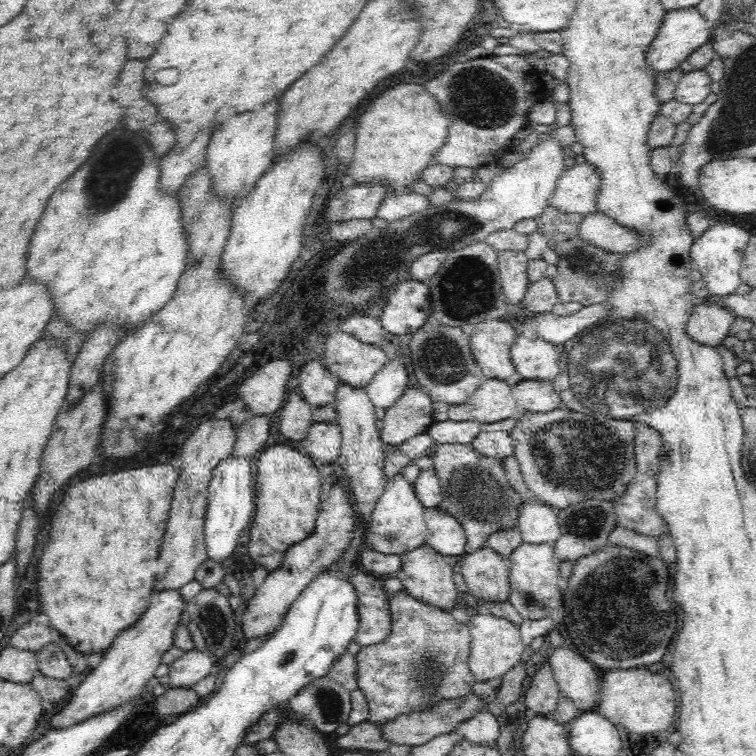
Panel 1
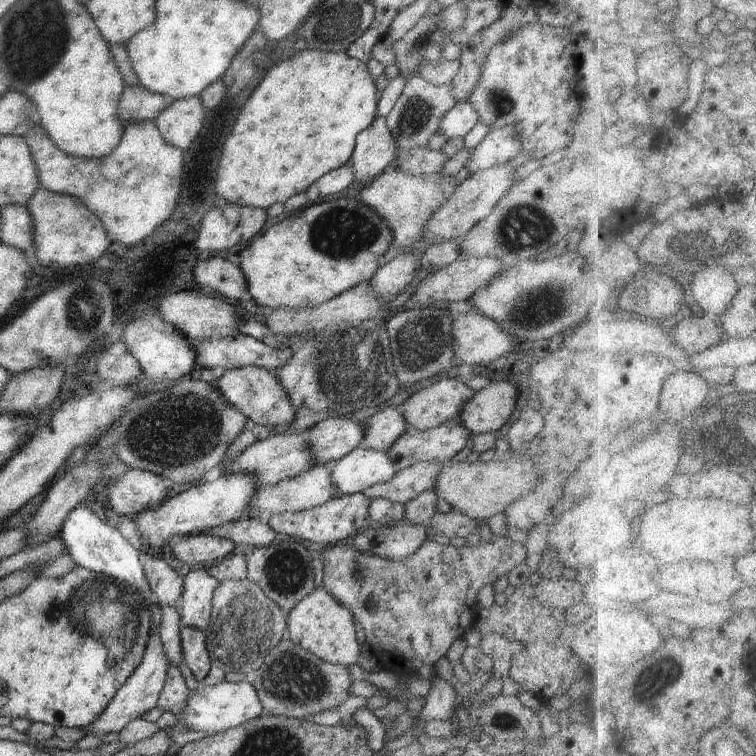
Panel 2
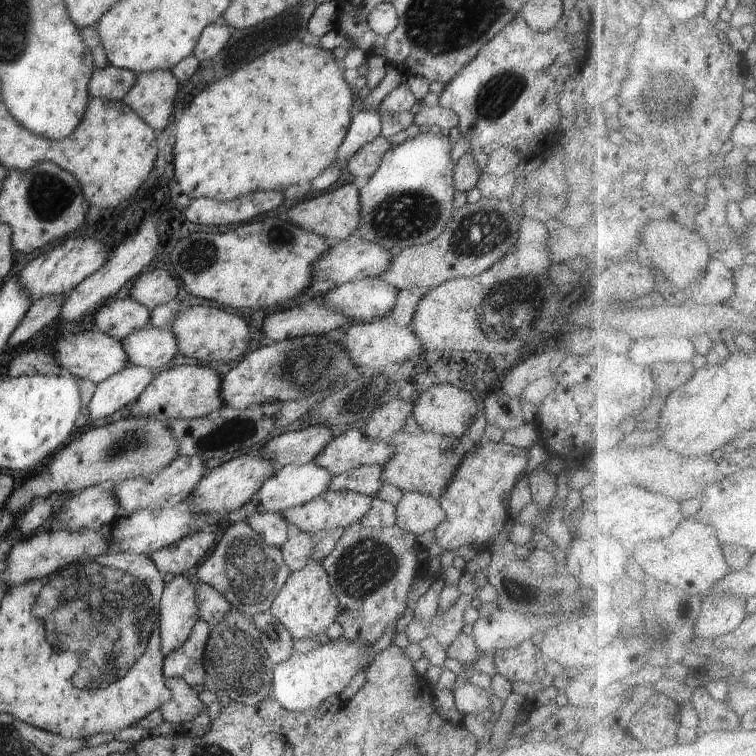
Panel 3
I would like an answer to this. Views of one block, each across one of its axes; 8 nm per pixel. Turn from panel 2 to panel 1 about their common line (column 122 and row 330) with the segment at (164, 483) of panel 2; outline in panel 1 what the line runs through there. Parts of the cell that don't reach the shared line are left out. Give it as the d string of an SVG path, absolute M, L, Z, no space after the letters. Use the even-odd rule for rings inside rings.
M507 317L486 319L475 324L469 343L484 378L506 381L516 374L511 359L511 346L516 337Z

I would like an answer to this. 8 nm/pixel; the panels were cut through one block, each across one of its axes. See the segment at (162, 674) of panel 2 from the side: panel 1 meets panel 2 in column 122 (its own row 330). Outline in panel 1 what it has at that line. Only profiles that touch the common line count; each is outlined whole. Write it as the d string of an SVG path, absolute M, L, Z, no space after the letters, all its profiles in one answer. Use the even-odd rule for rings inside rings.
M709 294L693 306L685 333L698 344L716 346L727 336L735 314L717 304L720 296Z

